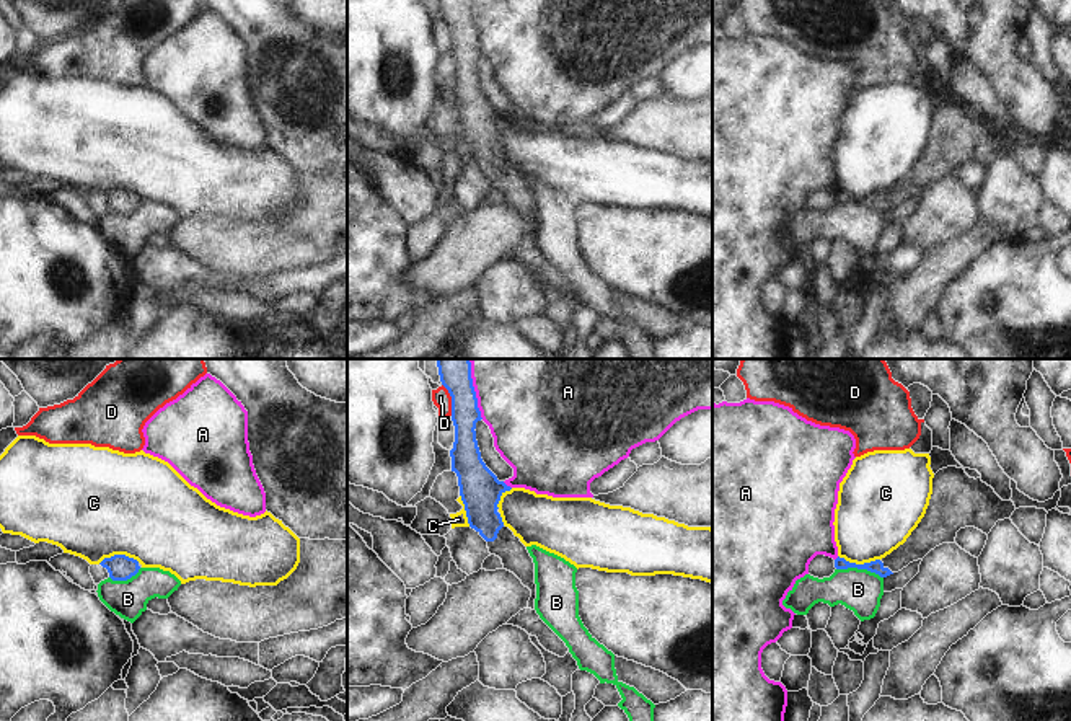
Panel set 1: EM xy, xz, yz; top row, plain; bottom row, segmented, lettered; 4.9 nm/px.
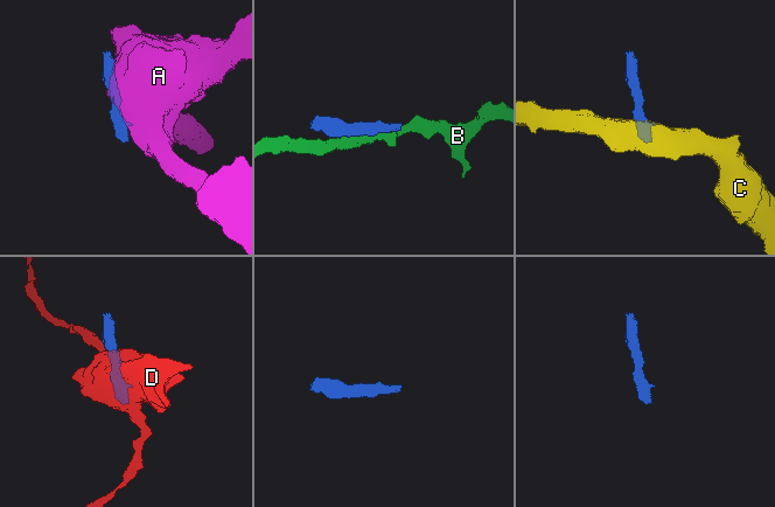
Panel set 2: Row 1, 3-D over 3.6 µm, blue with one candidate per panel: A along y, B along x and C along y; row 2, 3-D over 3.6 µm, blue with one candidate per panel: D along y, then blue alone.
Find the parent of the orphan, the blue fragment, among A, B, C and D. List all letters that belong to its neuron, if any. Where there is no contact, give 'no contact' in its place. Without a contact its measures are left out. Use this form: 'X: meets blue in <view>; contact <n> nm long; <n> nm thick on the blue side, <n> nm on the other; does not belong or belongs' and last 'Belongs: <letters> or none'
A: meets blue in xz; contact 280 nm long; 140 nm thick on the blue side, 400 nm on the other; does not belong
B: meets blue in yz; contact 240 nm long; 70 nm thick on the blue side, 200 nm on the other; does not belong
C: meets blue in yz; contact 200 nm long; 70 nm thick on the blue side, 380 nm on the other; does not belong
D: meets blue in xz; contact 170 nm long; 140 nm thick on the blue side, 90 nm on the other; does not belong
Belongs: none

